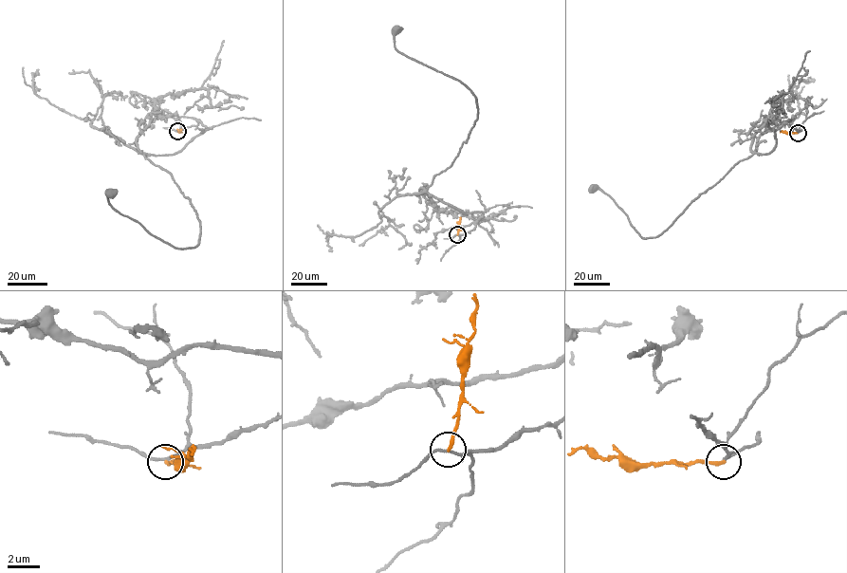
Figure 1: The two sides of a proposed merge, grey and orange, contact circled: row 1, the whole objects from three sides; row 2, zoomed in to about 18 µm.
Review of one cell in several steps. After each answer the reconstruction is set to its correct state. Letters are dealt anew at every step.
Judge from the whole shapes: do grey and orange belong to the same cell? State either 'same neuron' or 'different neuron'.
different neuron

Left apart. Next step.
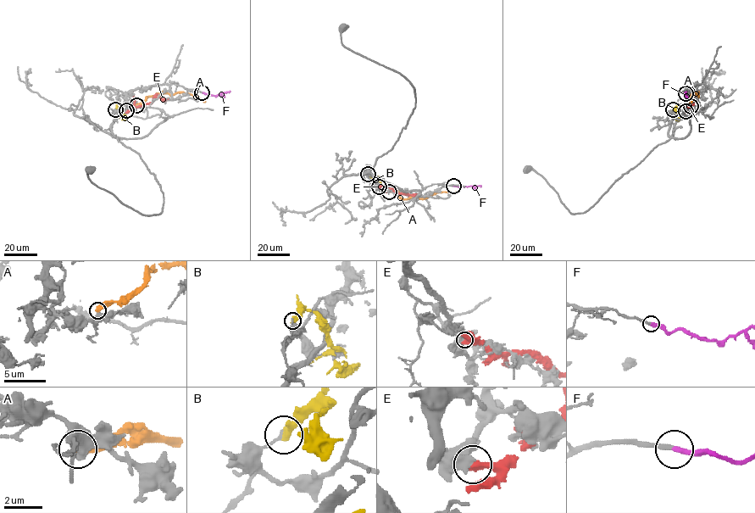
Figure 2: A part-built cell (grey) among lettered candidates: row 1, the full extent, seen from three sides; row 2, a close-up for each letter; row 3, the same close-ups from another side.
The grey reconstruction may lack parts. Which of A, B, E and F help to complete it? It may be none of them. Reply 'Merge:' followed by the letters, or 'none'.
Merge: F

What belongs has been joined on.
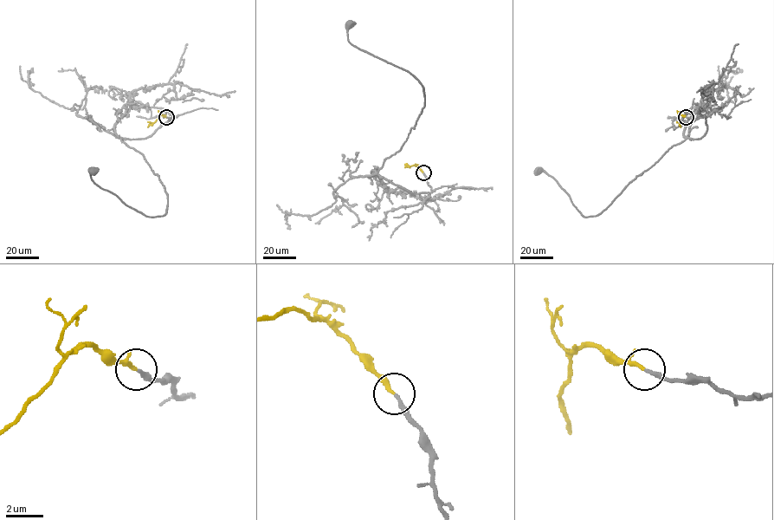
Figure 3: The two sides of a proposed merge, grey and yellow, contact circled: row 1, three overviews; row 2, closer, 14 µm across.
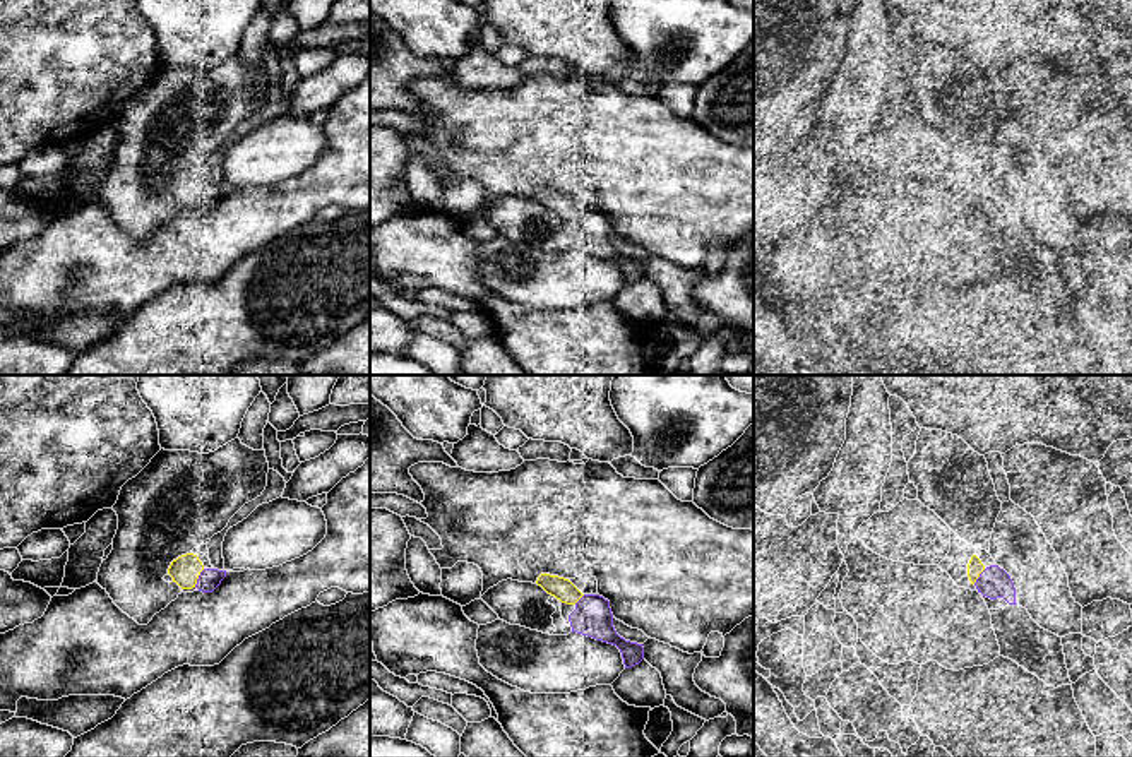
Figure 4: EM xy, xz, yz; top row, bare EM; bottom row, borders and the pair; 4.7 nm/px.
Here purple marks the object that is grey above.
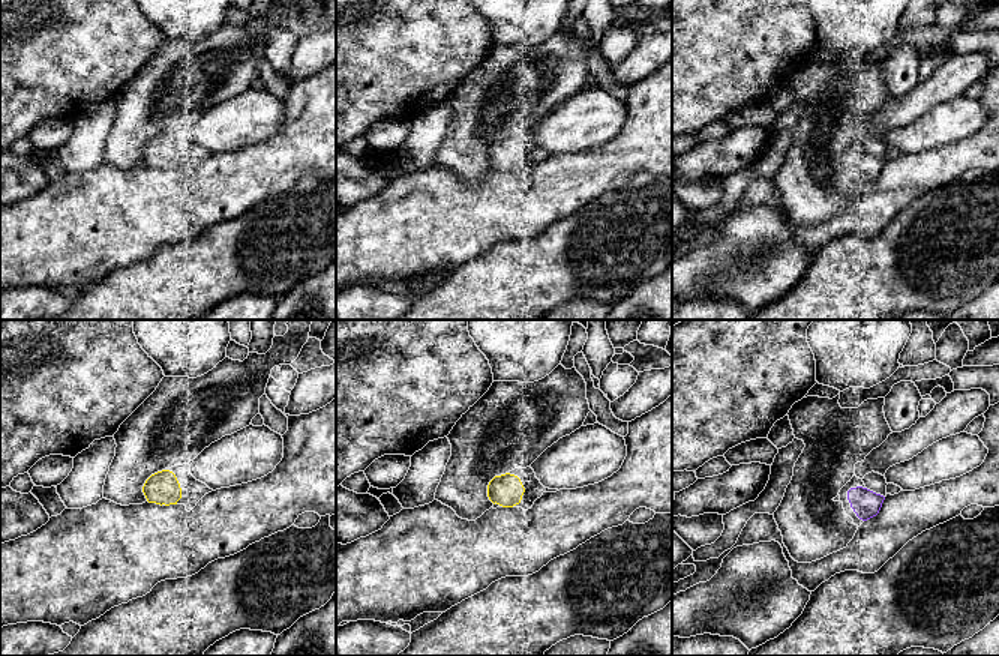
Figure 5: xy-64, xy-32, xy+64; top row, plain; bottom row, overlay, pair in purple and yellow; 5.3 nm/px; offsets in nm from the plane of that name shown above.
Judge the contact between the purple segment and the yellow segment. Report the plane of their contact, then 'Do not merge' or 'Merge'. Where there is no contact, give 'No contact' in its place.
Touches purple in xy. Merge

